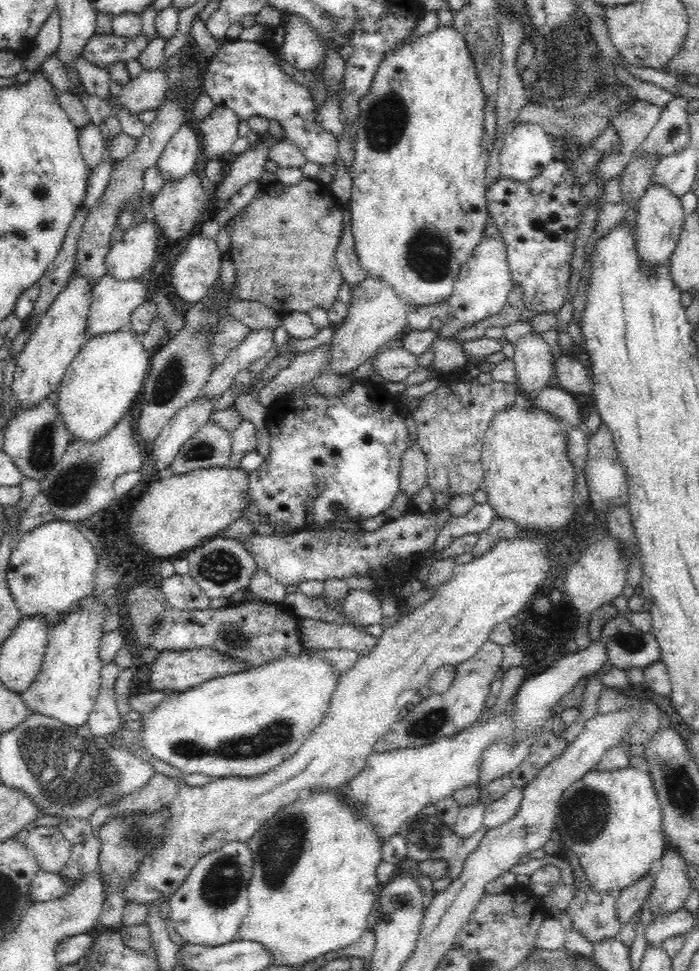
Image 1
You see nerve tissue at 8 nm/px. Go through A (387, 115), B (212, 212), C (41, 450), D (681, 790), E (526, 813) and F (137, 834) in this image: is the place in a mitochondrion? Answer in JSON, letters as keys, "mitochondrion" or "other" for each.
{"A":"mitochondrion","B":"other","C":"mitochondrion","D":"mitochondrion","E":"other","F":"mitochondrion"}

